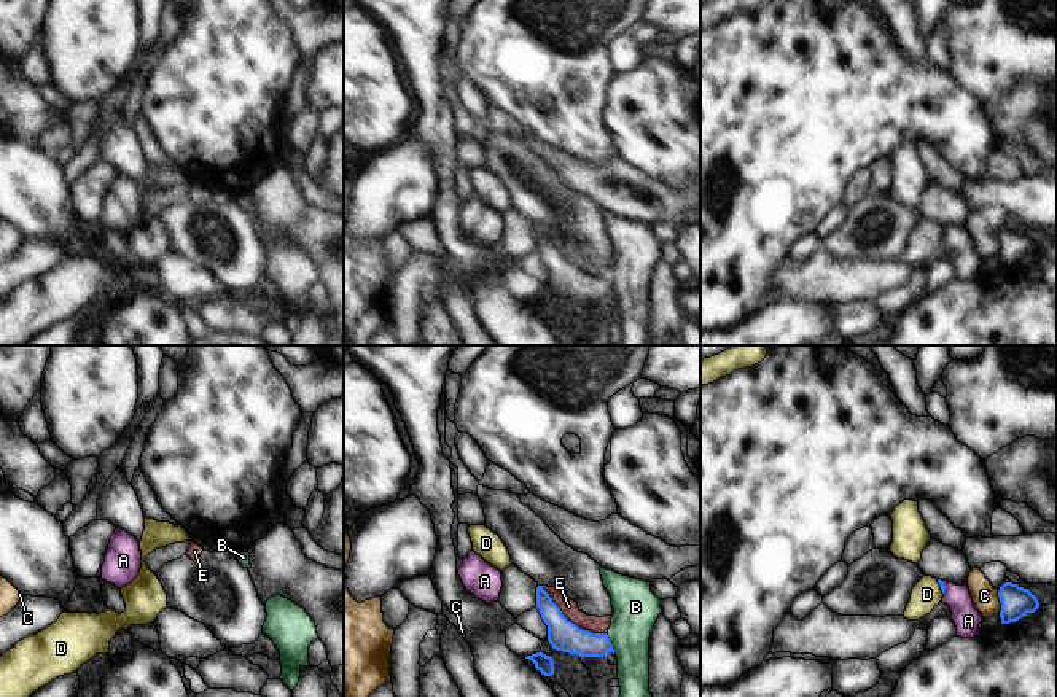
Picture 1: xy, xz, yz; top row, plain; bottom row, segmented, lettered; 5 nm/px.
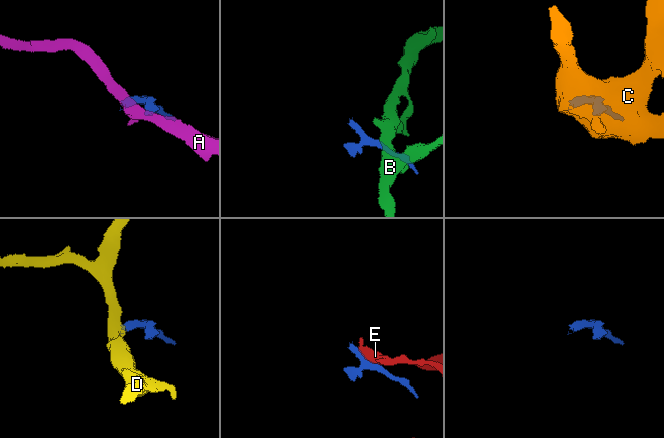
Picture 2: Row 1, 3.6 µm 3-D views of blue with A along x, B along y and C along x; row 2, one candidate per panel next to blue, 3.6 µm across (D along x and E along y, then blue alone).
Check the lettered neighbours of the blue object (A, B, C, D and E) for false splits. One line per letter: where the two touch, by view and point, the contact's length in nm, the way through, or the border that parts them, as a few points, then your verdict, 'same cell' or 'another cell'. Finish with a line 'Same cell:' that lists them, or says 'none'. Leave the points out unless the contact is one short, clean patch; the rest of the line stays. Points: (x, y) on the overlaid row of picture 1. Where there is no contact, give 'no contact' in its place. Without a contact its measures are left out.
A: contact yz (944, 587); length 60 nm; border yz (943, 581), (944, 592); another cell
B: contact xz (610, 643); length 120 nm; border xz (605, 634), (615, 653); another cell
C: contact yz (1000, 602); length 120 nm; border yz (997, 591), (1000, 613); another cell
D: contact yz (941, 587); length 90 nm; way yz (941, 583), (941, 587), (927, 594); same cell
E: contact xz (570, 621); length 400 nm; border xz (542, 586), (569, 619), (583, 629), (604, 634); another cell
Same cell: D

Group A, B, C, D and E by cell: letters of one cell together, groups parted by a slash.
A / B / C E / D

